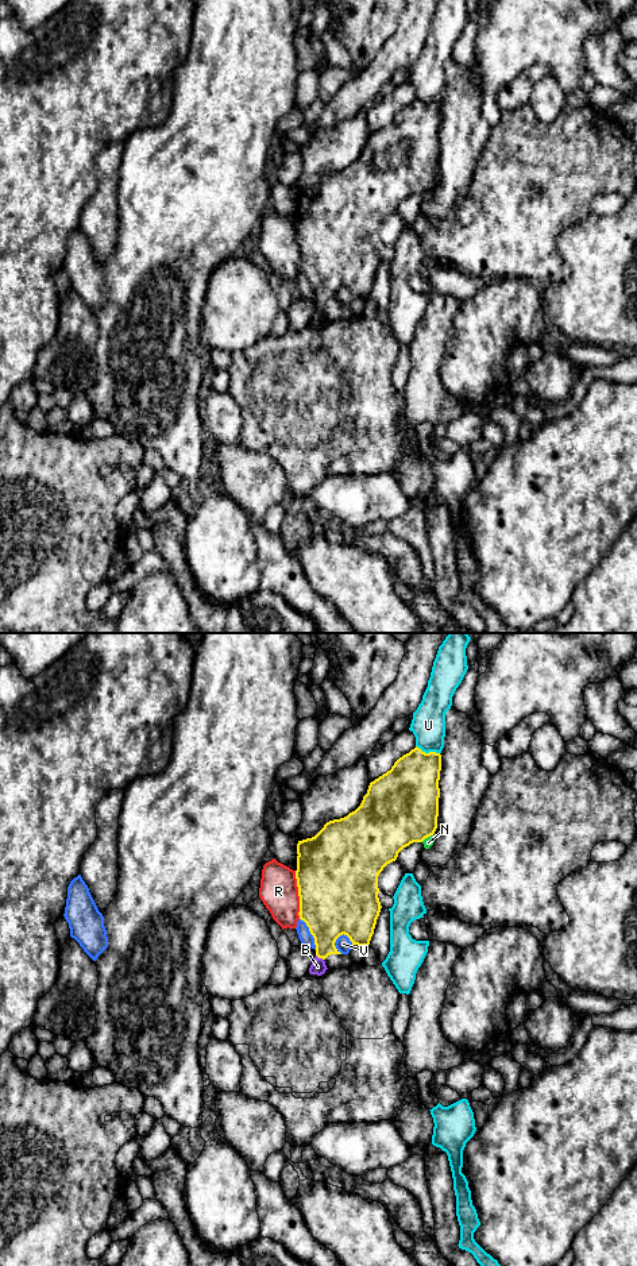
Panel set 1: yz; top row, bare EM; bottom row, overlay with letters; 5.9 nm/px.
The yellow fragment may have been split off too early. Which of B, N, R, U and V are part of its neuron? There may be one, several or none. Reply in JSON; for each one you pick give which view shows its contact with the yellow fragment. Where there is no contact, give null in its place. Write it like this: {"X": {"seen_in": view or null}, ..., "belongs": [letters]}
{"belongs": []}

